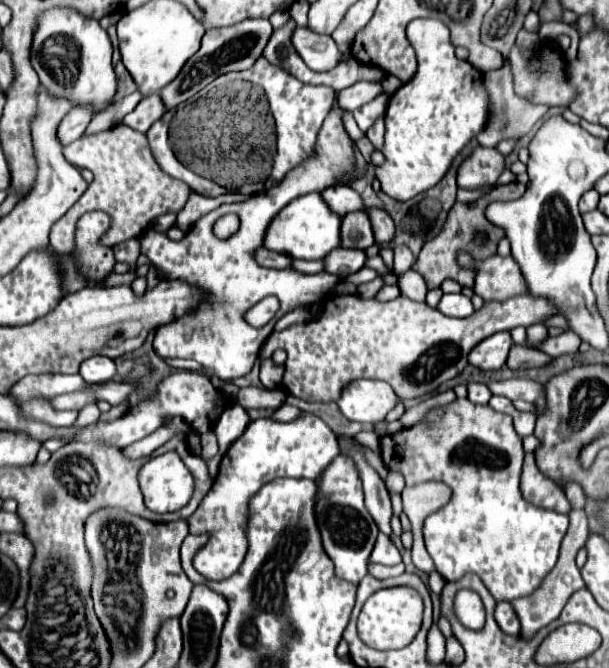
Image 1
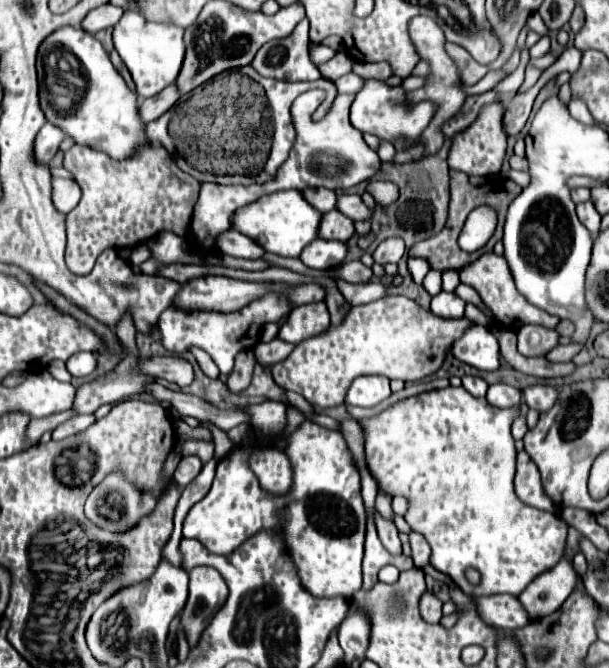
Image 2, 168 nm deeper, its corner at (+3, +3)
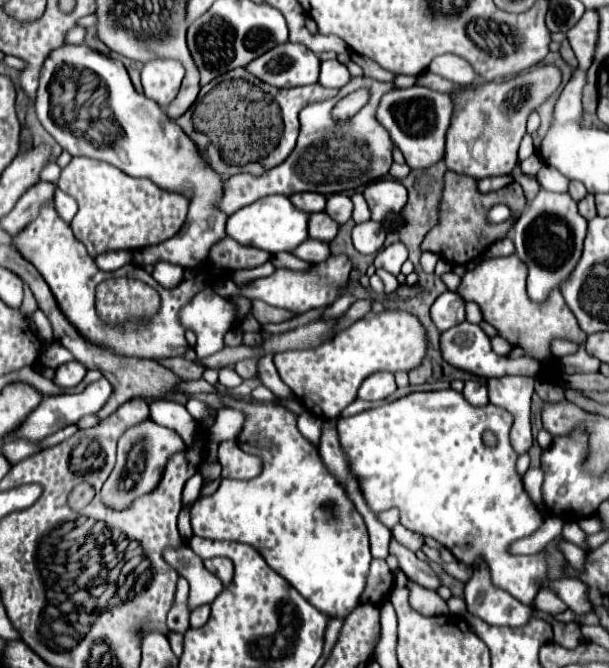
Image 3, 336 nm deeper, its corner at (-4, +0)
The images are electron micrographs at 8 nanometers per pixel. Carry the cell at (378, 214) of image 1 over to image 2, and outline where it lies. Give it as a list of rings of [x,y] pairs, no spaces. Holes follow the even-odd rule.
[[[338,194],[336,210],[340,210],[350,220],[366,220],[372,216],[372,212],[366,208],[366,204],[356,194]]]

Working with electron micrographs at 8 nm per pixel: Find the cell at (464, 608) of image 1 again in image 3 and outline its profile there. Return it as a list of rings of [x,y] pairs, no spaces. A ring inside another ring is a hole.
[[[447,389],[447,391],[429,391],[429,393],[411,393],[407,397],[401,397],[393,403],[387,403],[387,405],[381,405],[377,409],[369,409],[369,411],[363,411],[359,415],[353,415],[353,417],[341,417],[337,421],[337,429],[339,429],[339,435],[341,435],[341,447],[345,449],[347,457],[349,457],[349,465],[353,469],[353,473],[357,475],[359,479],[359,485],[361,485],[361,491],[365,495],[365,501],[369,503],[369,507],[377,513],[381,511],[387,511],[391,507],[397,507],[401,511],[401,523],[411,529],[411,531],[417,531],[421,535],[431,535],[435,541],[439,541],[443,547],[447,547],[455,559],[467,567],[473,567],[477,559],[483,559],[487,569],[489,569],[489,575],[491,575],[491,581],[493,585],[497,585],[499,589],[503,591],[509,591],[515,599],[519,599],[521,603],[525,605],[531,605],[535,595],[539,593],[539,587],[543,585],[543,581],[547,579],[547,573],[549,573],[549,563],[547,563],[547,555],[545,551],[539,551],[535,555],[513,555],[509,551],[511,543],[517,541],[517,539],[523,539],[523,537],[529,537],[533,535],[541,525],[543,525],[543,515],[539,513],[539,509],[533,505],[531,497],[527,495],[527,491],[523,489],[523,481],[521,481],[521,475],[517,473],[517,451],[513,449],[511,445],[511,439],[509,439],[509,433],[511,433],[511,427],[513,427],[513,421],[515,417],[511,413],[507,413],[507,409],[501,409],[501,407],[495,407],[495,405],[485,405],[485,407],[473,407],[465,401],[465,397],[453,389]],[[485,431],[491,431],[495,437],[497,437],[497,443],[495,445],[487,445],[483,441],[483,433]]]

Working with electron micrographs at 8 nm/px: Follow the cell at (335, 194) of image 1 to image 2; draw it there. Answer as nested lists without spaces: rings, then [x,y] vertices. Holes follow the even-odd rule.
[[[306,188],[302,190],[302,196],[308,204],[312,204],[318,212],[330,212],[336,208],[336,192],[328,188]]]

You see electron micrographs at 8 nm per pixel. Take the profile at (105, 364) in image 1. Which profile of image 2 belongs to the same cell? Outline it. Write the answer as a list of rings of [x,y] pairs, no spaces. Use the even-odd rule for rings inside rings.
[[[74,354],[66,360],[66,370],[74,376],[74,378],[84,378],[90,376],[96,370],[96,354]]]

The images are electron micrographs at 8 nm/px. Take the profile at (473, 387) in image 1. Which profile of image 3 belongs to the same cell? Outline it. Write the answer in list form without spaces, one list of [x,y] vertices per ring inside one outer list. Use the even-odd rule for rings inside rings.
[[[465,381],[465,389],[463,389],[463,395],[465,399],[475,405],[475,407],[481,407],[481,405],[487,405],[489,403],[489,393],[487,393],[487,387],[479,381]]]

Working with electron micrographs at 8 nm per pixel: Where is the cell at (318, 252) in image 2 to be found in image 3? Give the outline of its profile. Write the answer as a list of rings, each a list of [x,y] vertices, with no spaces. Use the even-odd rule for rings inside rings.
[[[309,239],[309,241],[301,243],[301,245],[293,251],[293,255],[297,255],[299,259],[303,259],[303,261],[307,261],[307,263],[317,265],[317,263],[323,263],[325,259],[329,259],[331,249],[329,249],[329,245],[323,243],[323,241]]]

